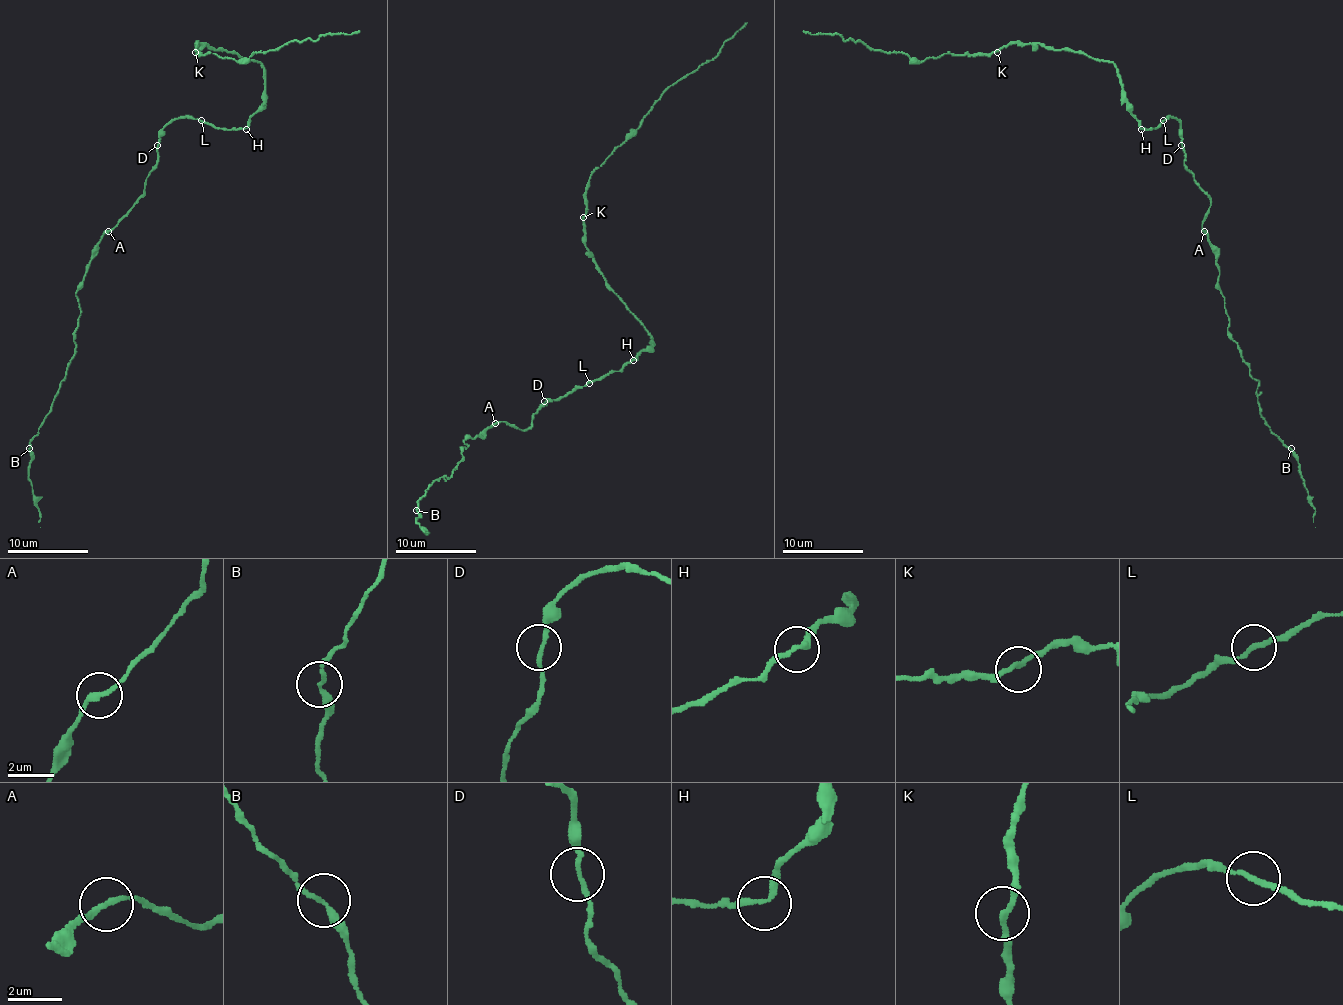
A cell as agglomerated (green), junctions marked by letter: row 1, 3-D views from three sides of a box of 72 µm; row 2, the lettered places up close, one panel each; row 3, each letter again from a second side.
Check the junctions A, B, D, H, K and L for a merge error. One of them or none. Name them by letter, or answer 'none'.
none

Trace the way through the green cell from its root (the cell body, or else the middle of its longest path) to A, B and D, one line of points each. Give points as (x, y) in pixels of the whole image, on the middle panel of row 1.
A: (589, 380), (562, 397), (546, 401), (526, 429), (516, 429), (504, 421), (496, 423)
B: (589, 380), (546, 401), (526, 429), (500, 421), (473, 439), (467, 437), (453, 473), (433, 481), (417, 510)
D: (589, 380), (562, 397), (544, 401)

